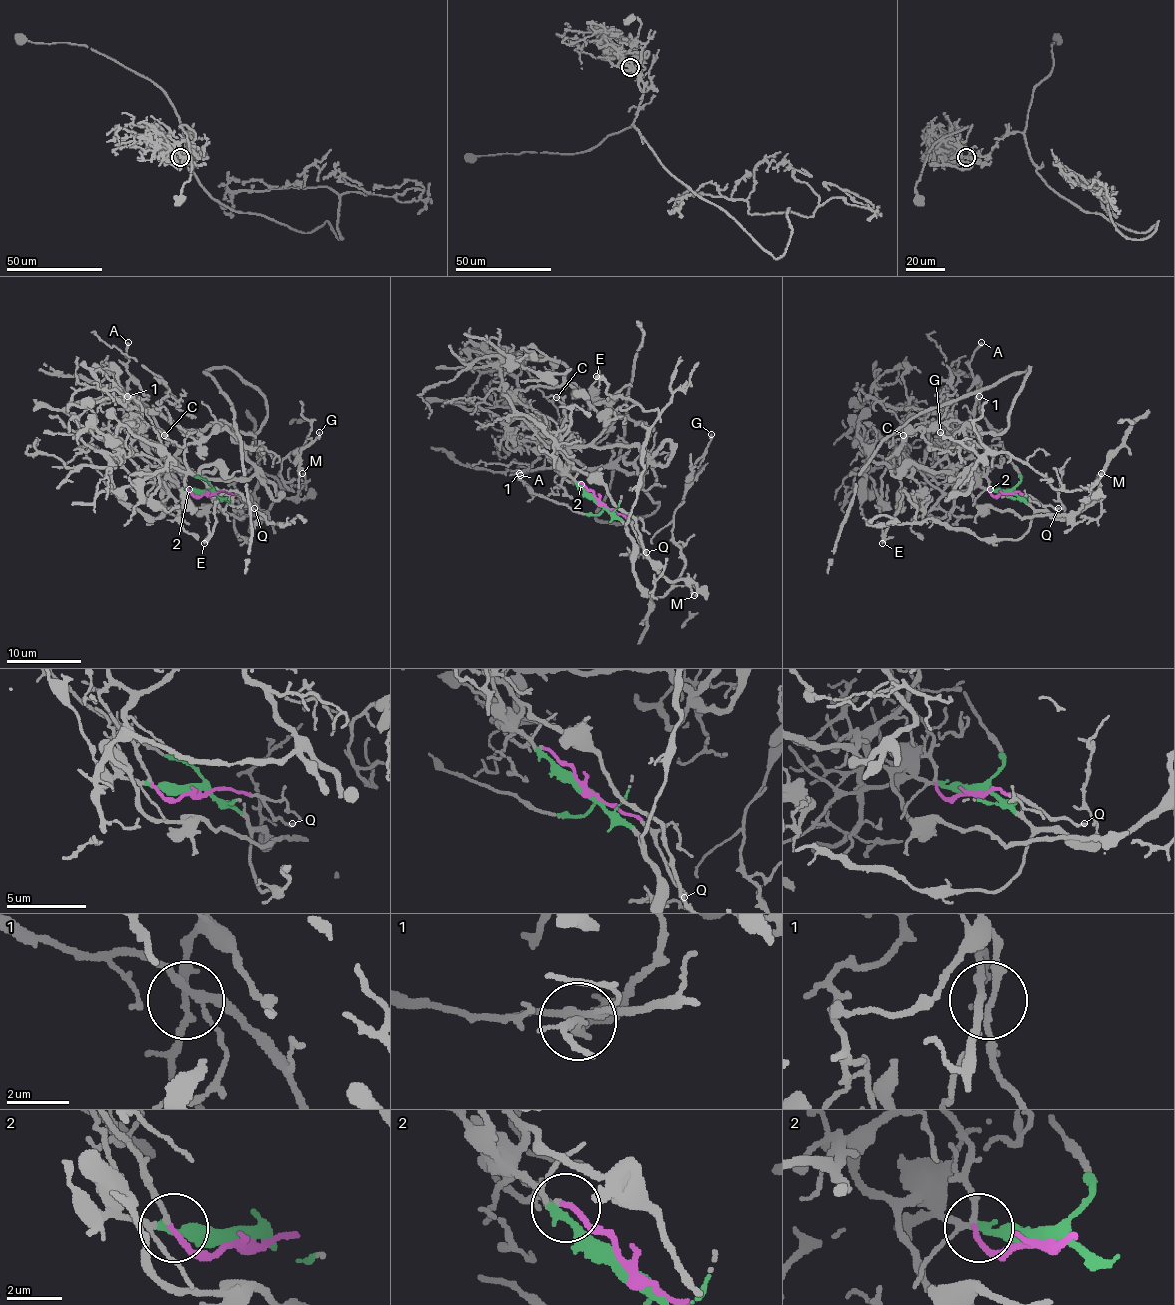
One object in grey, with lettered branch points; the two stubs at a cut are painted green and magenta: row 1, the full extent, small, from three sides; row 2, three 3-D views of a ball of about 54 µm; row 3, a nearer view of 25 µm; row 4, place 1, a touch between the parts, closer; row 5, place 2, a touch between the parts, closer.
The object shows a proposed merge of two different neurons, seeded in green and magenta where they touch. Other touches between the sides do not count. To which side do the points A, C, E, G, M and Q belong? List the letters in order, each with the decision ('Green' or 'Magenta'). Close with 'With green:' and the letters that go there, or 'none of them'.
A: Green
C: Magenta
E: Green
G: Green
M: Green
Q: Magenta
With green: A, E, G, M

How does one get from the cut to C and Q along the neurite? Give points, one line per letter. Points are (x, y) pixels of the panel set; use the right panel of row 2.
C: (1008, 493), (990, 491), (984, 465), (969, 482), (954, 467), (906, 474), (902, 435), (889, 446), (904, 435)
Q: (1008, 493), (1025, 493), (1042, 504), (1059, 508)

